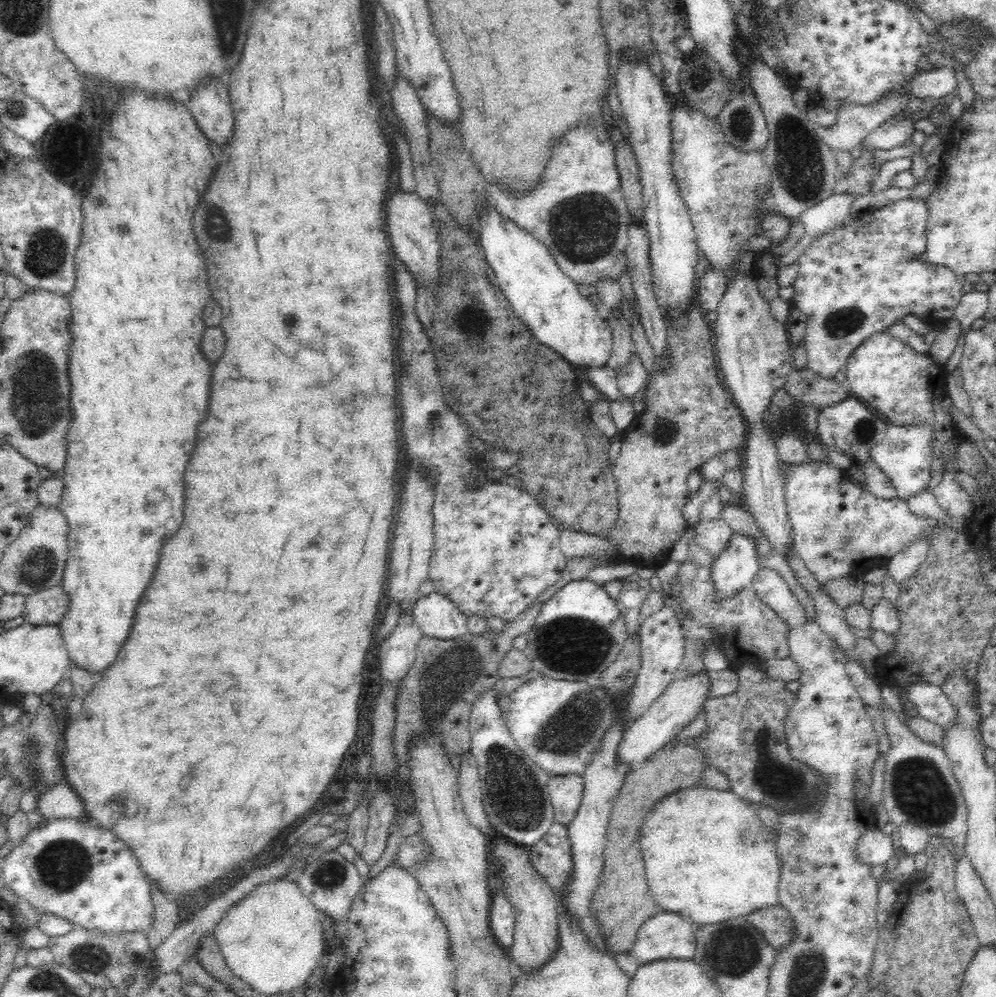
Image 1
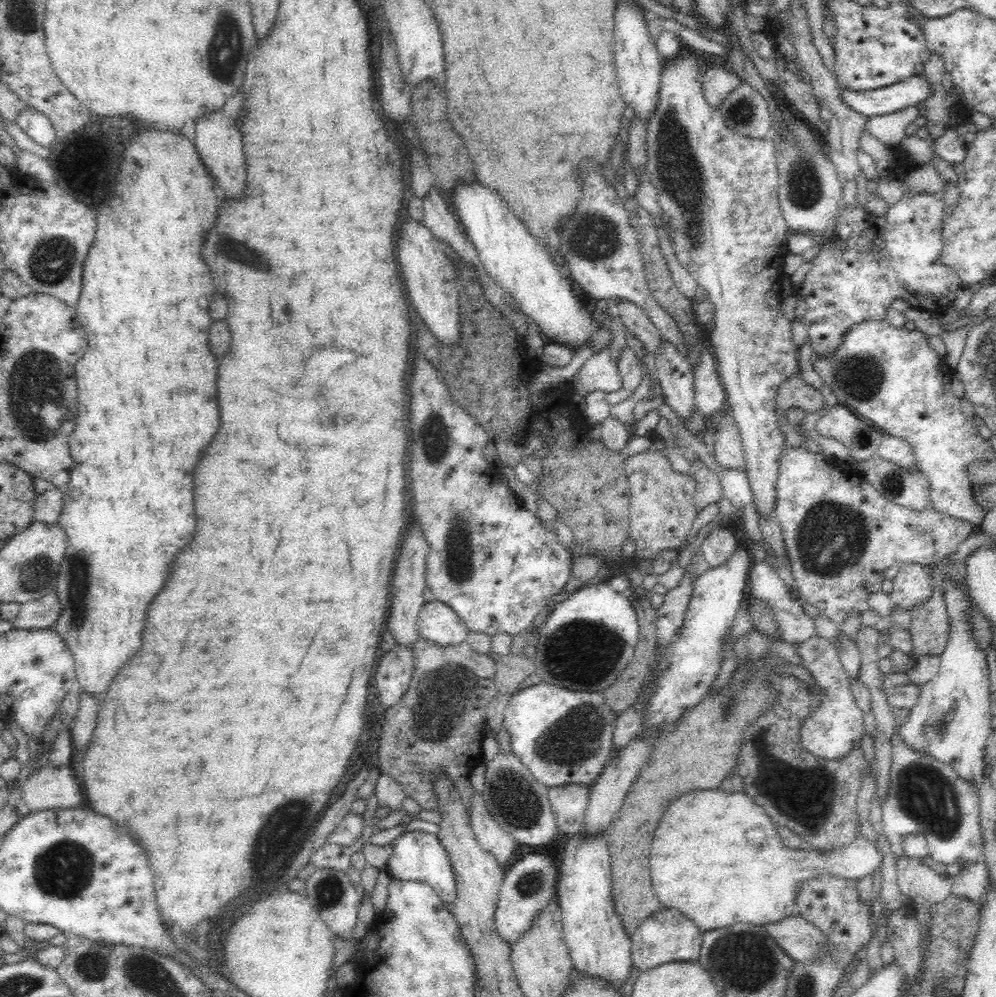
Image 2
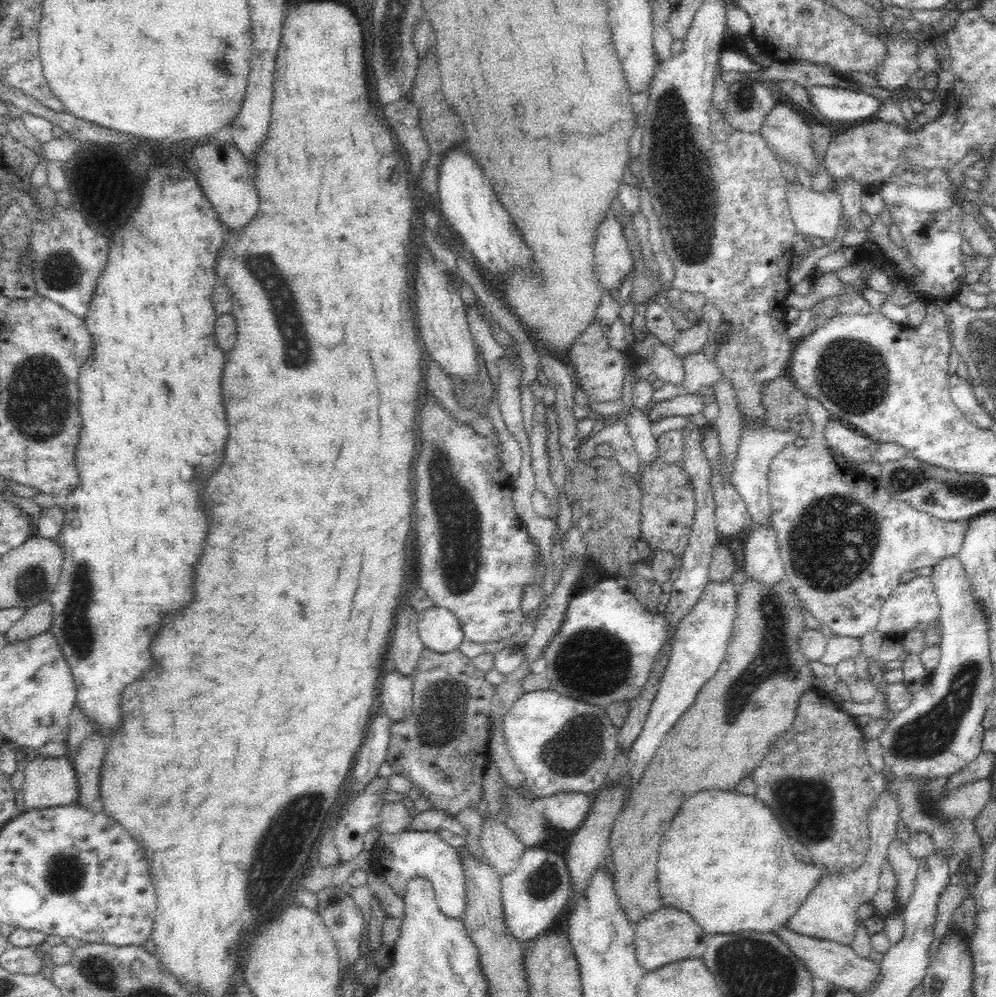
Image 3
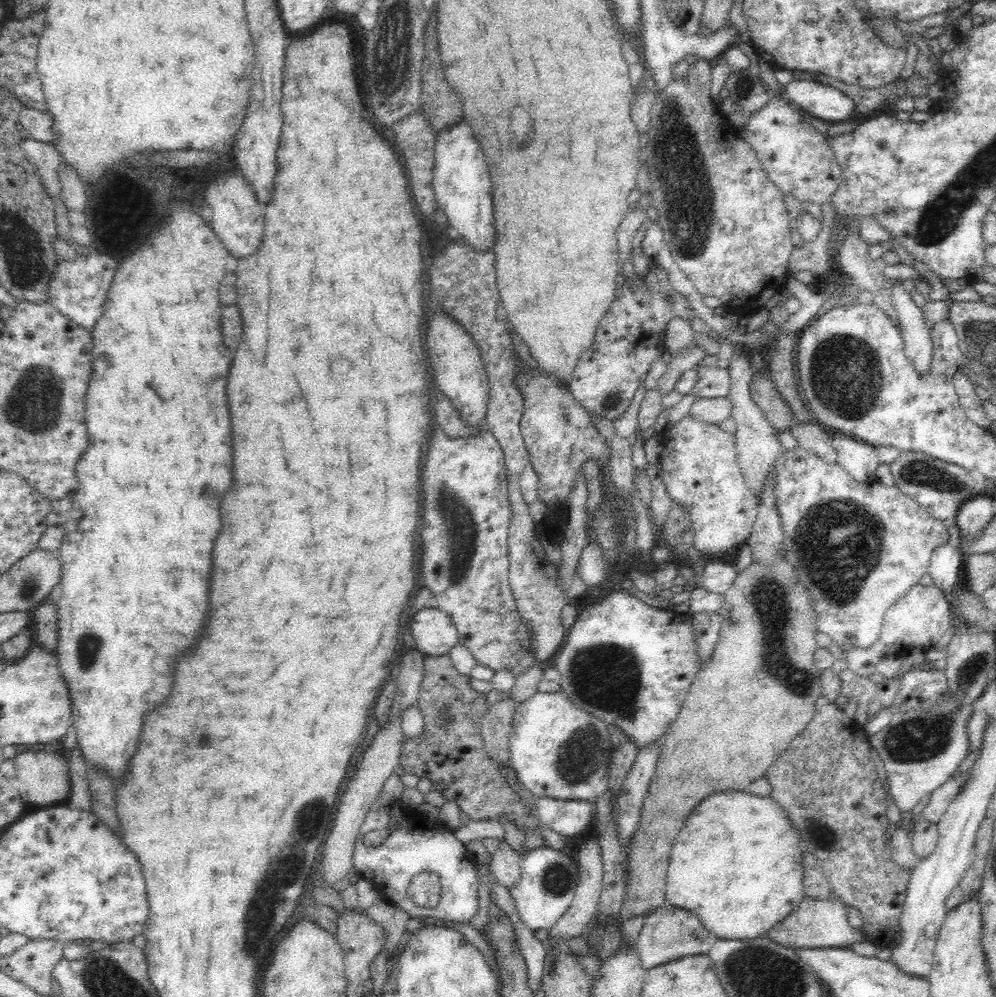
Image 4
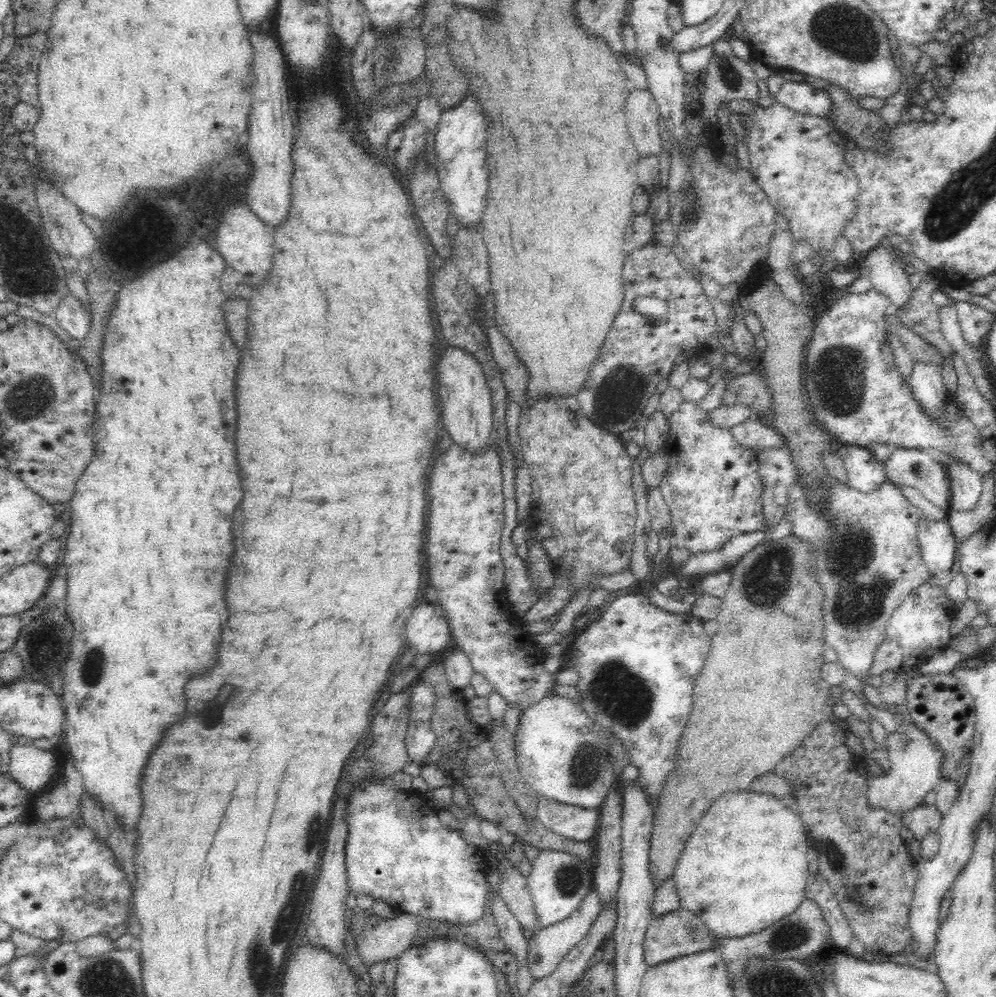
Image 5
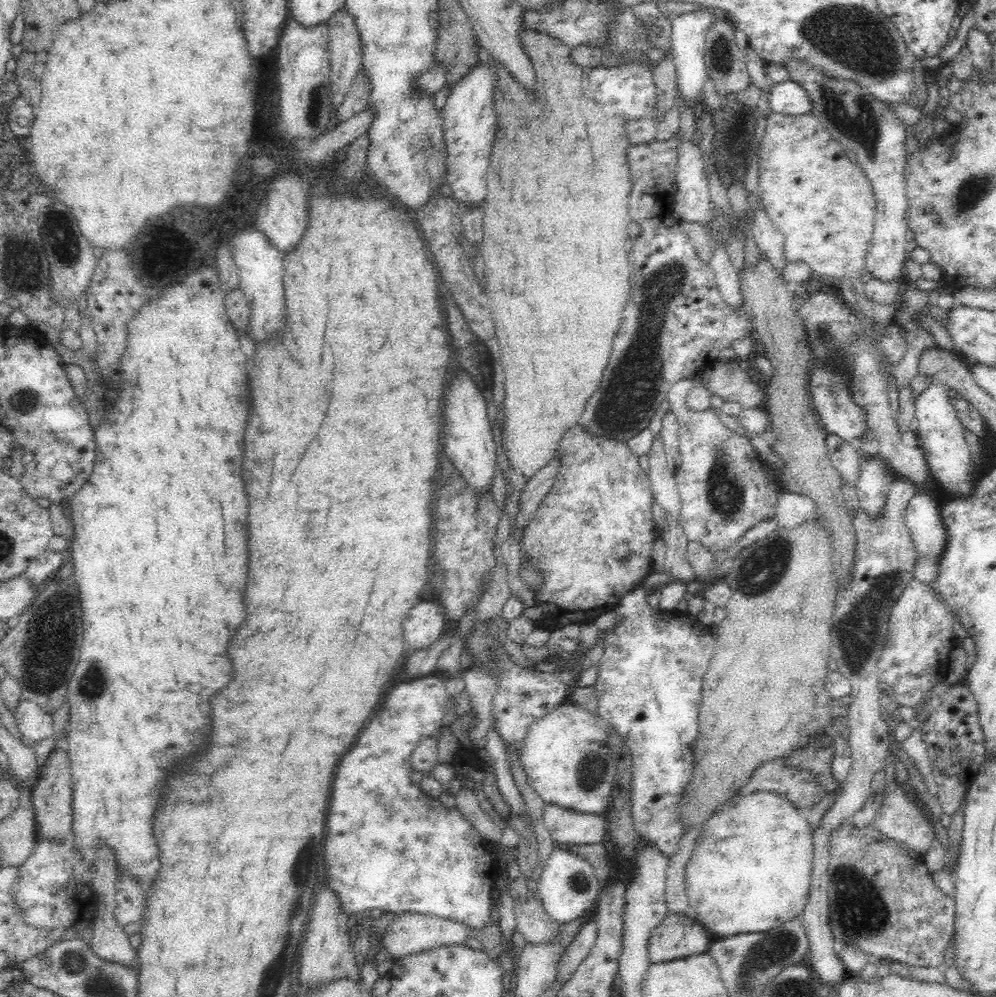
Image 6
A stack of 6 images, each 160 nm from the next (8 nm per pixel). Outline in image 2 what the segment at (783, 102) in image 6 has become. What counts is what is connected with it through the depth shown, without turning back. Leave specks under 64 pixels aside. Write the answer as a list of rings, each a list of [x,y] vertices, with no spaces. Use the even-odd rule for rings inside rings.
[[[912,76],[890,86],[874,90],[850,90],[838,86],[841,100],[850,109],[868,118],[894,114],[927,100],[930,86],[922,76]]]

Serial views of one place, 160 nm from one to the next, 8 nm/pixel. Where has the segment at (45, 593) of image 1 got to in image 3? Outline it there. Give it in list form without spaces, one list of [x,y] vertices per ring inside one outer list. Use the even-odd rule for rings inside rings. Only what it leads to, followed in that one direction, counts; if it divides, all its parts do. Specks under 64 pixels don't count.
[[[49,601],[31,606],[25,609],[24,616],[5,632],[6,642],[14,644],[46,632],[51,628],[52,621],[52,605]]]

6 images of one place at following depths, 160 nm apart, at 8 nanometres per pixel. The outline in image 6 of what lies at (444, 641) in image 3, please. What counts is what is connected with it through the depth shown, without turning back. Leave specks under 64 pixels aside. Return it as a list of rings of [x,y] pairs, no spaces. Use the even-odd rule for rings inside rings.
[[[419,600],[404,618],[406,651],[418,651],[430,646],[432,641],[442,636],[446,620],[442,604]]]

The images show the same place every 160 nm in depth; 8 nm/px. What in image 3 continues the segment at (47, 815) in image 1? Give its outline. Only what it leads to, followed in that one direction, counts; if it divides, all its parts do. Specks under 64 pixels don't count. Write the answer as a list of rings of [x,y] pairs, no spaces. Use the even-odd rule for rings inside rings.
[[[39,755],[26,762],[23,784],[25,810],[73,805],[77,801],[78,781],[68,756],[44,757]]]

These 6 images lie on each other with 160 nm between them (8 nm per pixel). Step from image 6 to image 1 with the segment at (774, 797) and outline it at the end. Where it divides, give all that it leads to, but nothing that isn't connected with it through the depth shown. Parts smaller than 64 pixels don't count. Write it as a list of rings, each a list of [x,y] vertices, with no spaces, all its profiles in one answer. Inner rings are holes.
[[[683,788],[660,800],[640,830],[640,844],[646,864],[646,880],[654,900],[668,912],[678,912],[695,927],[718,924],[779,904],[781,858],[774,833],[764,825],[754,806],[734,792],[713,788]],[[876,828],[865,830],[856,840],[854,855],[862,864],[870,865],[870,868],[878,865],[886,865],[892,857],[894,847],[892,836],[888,836]]]

